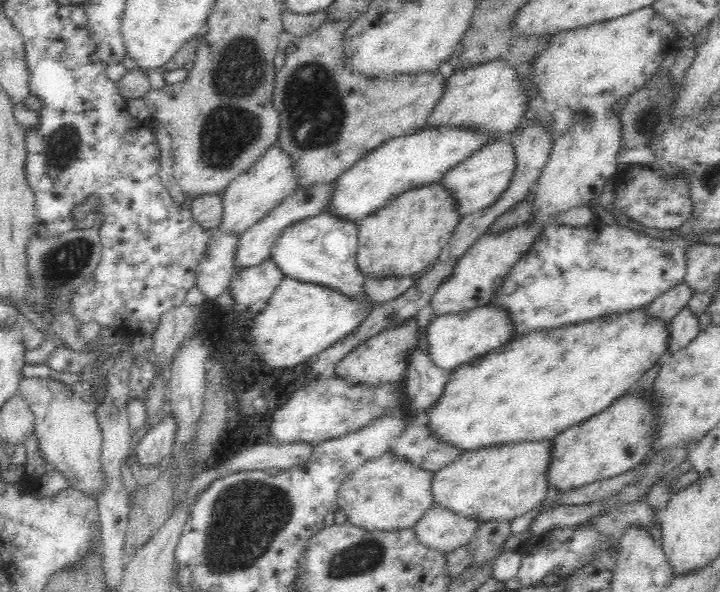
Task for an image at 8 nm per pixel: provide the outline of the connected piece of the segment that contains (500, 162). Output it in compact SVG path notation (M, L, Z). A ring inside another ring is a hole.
M499 138L492 144L486 144L482 150L458 164L456 168L452 168L450 172L446 172L441 180L452 193L456 193L458 211L461 216L466 216L492 206L502 196L502 192L508 190L514 170L516 170L514 147L510 139Z

